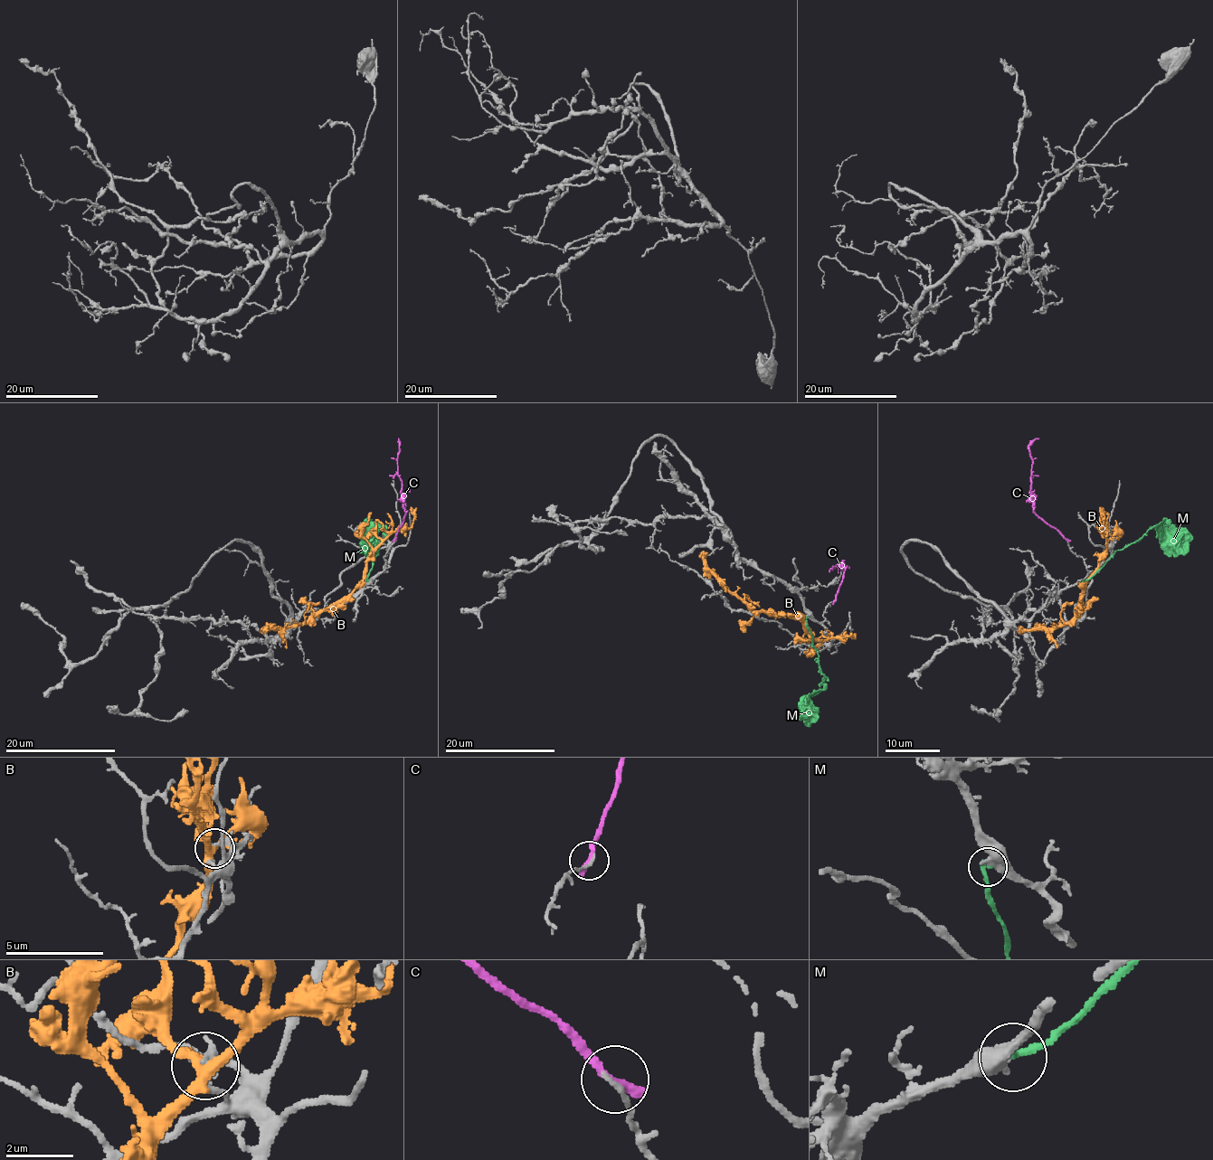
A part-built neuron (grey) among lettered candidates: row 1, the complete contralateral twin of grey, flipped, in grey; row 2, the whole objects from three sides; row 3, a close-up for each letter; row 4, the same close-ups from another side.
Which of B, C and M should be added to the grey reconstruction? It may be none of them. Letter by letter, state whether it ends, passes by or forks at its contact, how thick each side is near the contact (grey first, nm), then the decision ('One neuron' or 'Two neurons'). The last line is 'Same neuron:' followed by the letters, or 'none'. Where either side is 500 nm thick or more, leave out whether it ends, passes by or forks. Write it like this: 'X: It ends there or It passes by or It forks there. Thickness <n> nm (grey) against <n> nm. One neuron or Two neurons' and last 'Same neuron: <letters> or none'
B: It forks there. Thickness 280 nm (grey) against 320 nm. Two neurons
C: It ends there. Thickness 160 nm (grey) against 340 nm. Two neurons
M: It ends there. Thickness 440 nm (grey) against 240 nm. Two neurons
Same neuron: none

